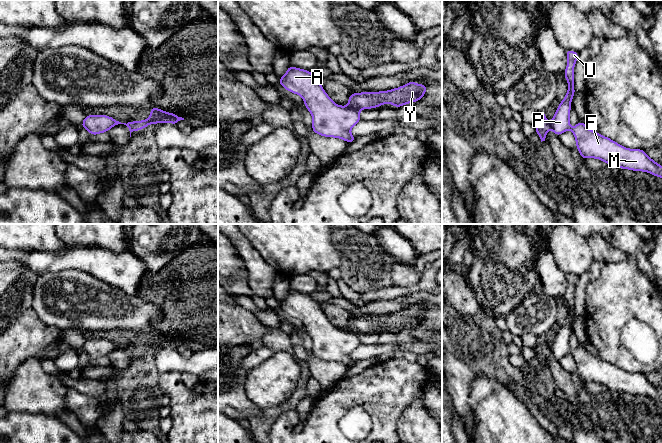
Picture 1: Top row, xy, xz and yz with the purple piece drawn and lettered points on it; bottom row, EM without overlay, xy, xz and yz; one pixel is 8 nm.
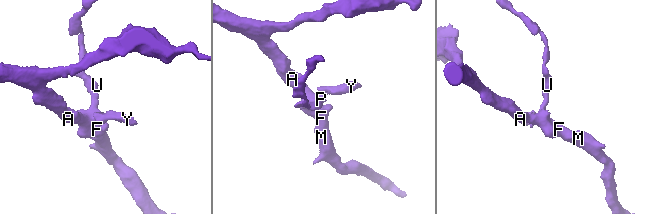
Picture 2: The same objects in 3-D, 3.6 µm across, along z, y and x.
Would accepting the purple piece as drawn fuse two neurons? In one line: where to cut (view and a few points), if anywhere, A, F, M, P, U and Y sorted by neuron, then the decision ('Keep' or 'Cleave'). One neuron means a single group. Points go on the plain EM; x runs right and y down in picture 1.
Split along xz (351, 330), (358, 334). Groups: A F M P U / Y. Cleave

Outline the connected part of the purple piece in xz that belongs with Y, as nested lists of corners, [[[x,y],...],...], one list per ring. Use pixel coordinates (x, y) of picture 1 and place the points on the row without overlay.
[[[410,305],[407,308],[387,315],[350,317],[348,329],[362,333],[382,331],[382,328],[392,328],[396,332],[418,326],[427,316],[427,309]]]

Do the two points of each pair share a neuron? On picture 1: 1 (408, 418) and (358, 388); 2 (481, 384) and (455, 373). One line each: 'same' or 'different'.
1: different
2: different

